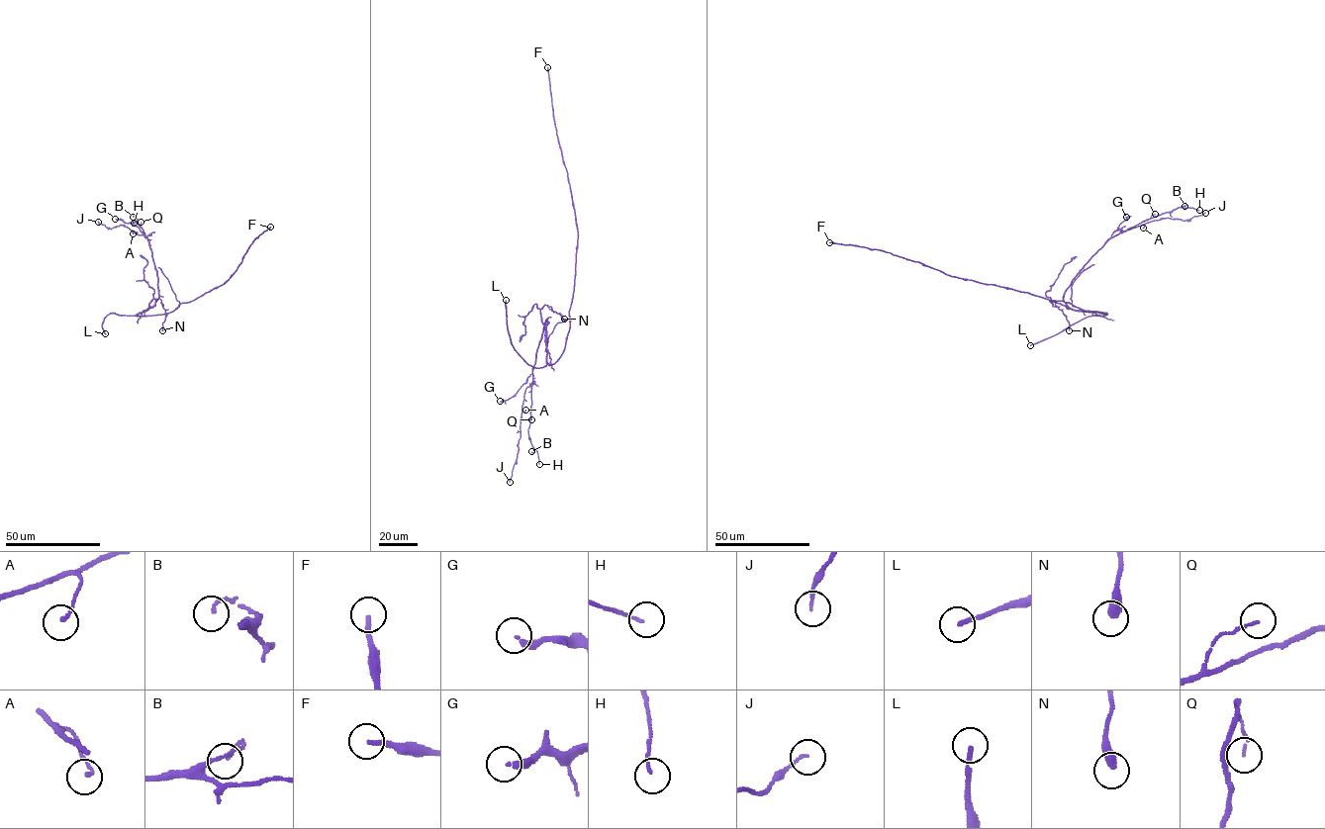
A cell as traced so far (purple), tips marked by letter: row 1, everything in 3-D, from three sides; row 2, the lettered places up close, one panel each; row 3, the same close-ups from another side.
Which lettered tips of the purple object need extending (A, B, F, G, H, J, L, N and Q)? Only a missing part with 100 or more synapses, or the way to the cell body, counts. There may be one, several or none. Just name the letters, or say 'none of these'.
F, L

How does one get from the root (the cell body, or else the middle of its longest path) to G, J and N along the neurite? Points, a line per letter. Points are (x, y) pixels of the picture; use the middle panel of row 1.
G: (567, 334), (562, 354), (549, 364), (546, 319), (531, 373), (513, 396), (500, 401)
J: (567, 334), (562, 354), (549, 364), (546, 319), (532, 383), (524, 394), (519, 453), (510, 482)
N: (567, 334), (562, 354), (549, 364), (545, 323), (542, 322), (540, 310), (546, 305), (564, 319)

